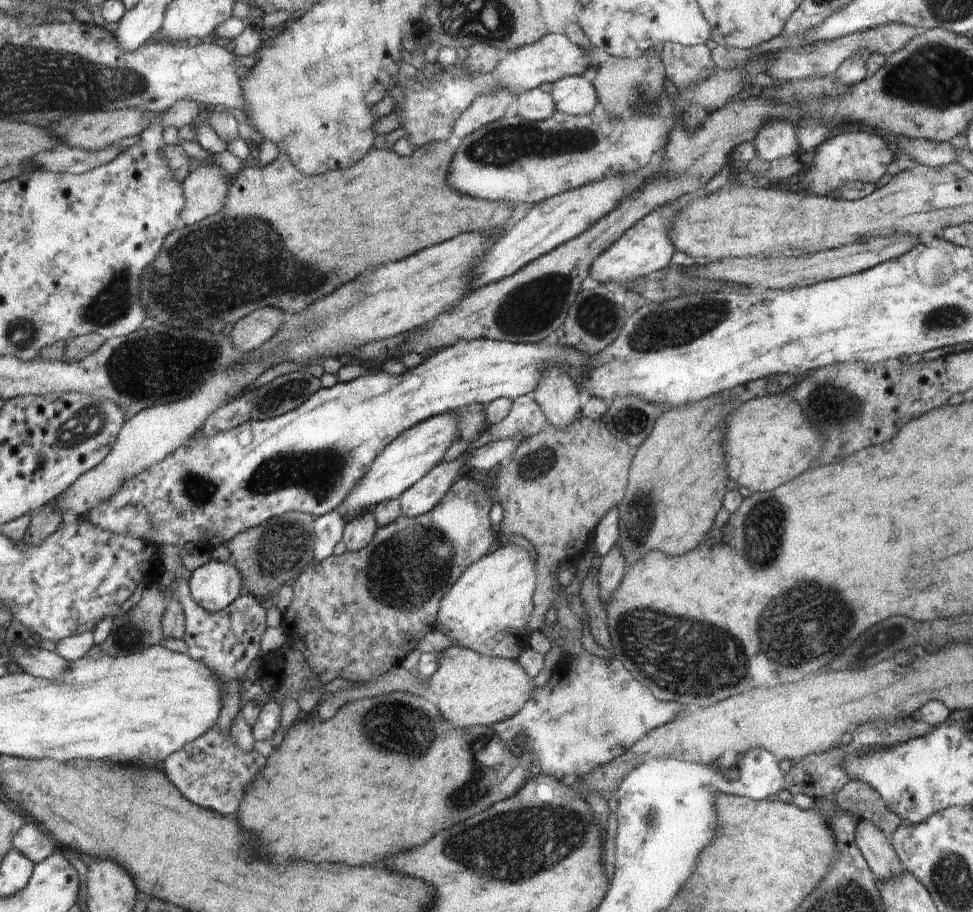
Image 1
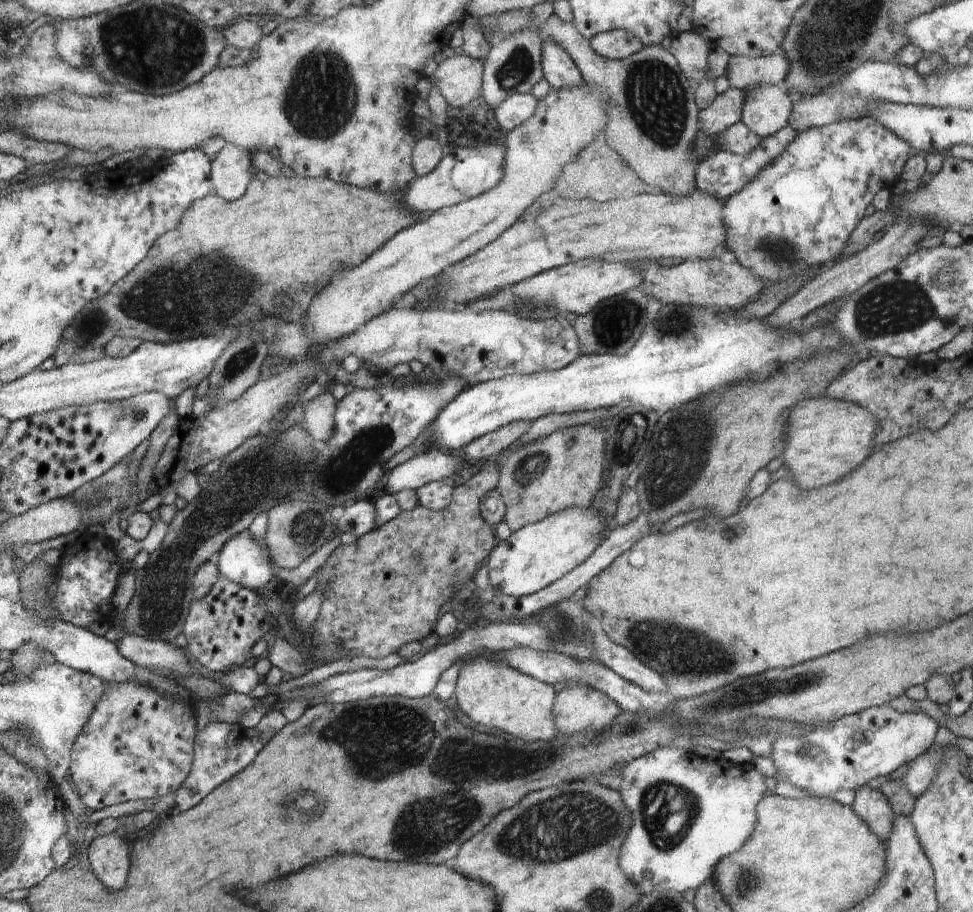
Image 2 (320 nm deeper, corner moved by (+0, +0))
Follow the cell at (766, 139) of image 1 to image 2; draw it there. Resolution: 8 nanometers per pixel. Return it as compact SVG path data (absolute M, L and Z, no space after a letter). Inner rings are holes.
M762 84L747 91L740 120L760 138L790 124L793 96L781 85Z

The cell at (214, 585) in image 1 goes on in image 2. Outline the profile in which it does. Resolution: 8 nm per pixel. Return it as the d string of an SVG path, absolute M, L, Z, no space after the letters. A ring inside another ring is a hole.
M248 530L233 536L215 556L218 570L221 572L220 576L224 575L237 585L251 591L262 590L275 577L272 566L270 566L269 550L264 548L262 543L265 541L256 541Z

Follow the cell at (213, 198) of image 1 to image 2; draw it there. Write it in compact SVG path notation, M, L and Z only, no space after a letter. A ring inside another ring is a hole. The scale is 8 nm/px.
M227 142L212 161L212 191L227 201L240 199L252 178L252 163L246 149Z

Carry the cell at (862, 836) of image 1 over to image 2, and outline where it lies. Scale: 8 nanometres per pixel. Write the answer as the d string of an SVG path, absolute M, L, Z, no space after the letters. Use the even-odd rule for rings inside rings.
M862 785L855 791L855 799L851 807L869 826L869 829L886 842L896 814L890 808L883 792L880 792L880 789Z

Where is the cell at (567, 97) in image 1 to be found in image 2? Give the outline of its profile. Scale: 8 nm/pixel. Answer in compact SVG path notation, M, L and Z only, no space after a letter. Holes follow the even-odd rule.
M543 41L541 65L543 77L554 90L579 87L585 82L570 55L558 43Z

